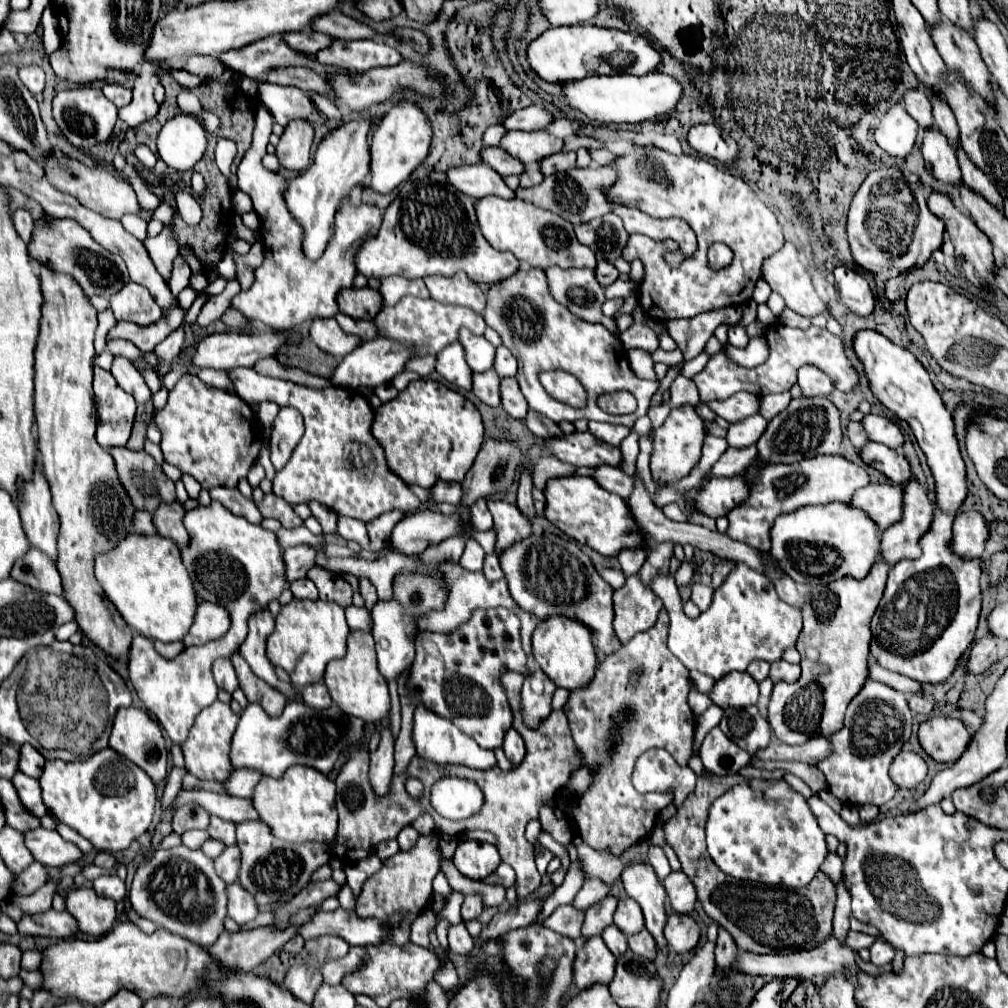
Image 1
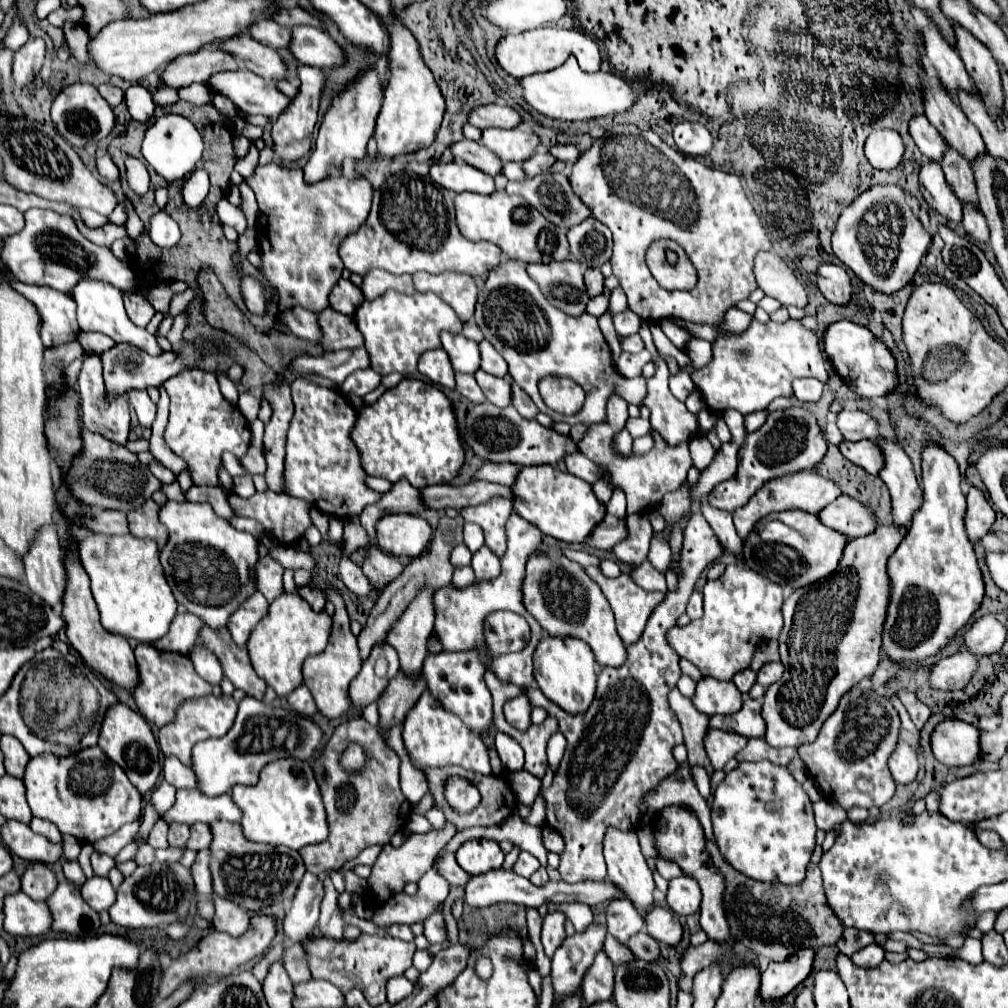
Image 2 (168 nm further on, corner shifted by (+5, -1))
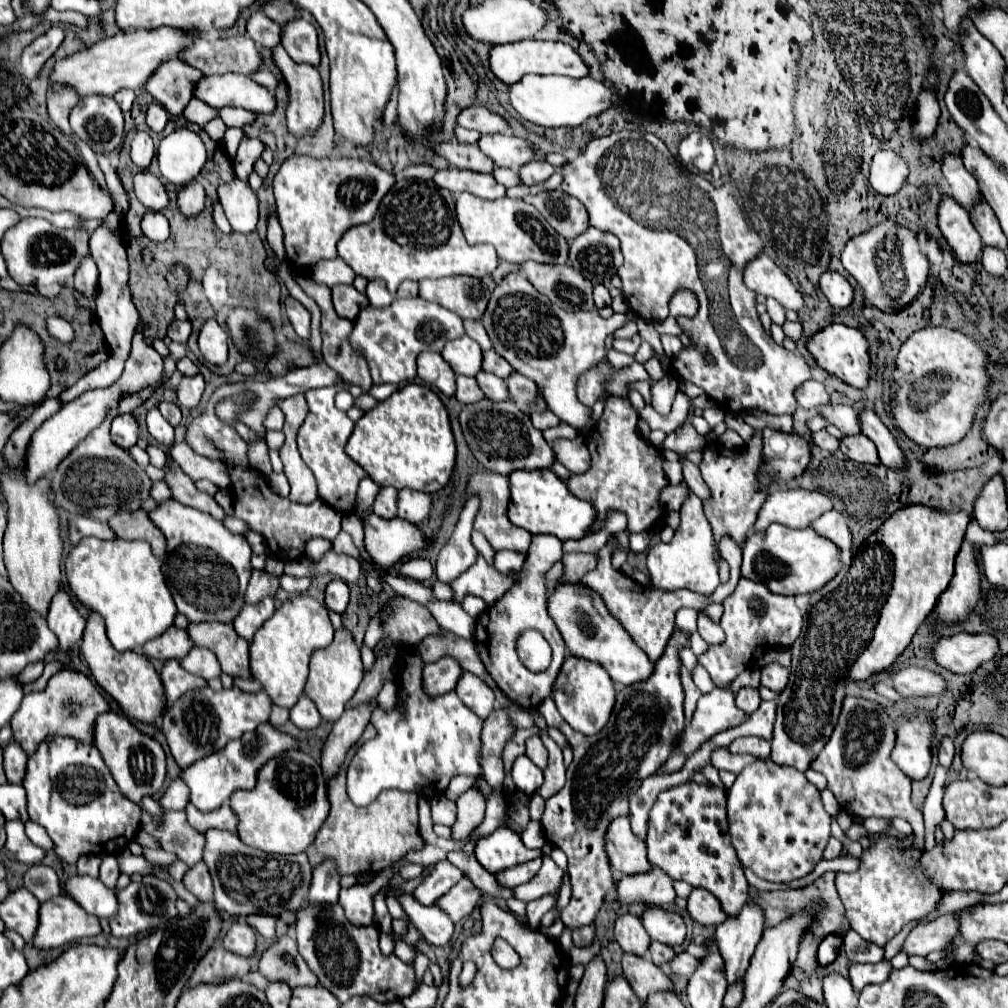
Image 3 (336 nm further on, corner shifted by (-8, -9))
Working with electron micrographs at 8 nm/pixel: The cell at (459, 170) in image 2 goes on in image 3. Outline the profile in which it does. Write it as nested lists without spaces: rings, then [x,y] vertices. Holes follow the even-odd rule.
[[[446,168],[436,172],[434,182],[438,186],[448,188],[450,192],[470,192],[484,200],[498,200],[506,196],[506,188],[494,180],[492,174],[480,174],[474,170],[458,170],[458,168]]]

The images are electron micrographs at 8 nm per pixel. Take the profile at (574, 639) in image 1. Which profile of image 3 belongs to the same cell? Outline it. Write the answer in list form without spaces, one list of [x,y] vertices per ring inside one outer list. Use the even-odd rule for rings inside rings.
[[[568,656],[560,668],[560,674],[554,682],[552,690],[552,700],[556,702],[556,708],[560,716],[578,732],[590,736],[602,730],[602,726],[608,722],[610,710],[614,706],[616,690],[612,684],[612,678],[606,674],[602,666],[596,666],[590,660],[578,658],[578,656]]]

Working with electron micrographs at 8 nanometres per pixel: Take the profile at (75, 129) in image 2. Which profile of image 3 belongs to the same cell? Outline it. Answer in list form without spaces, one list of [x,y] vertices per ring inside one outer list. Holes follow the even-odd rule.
[[[84,96],[70,112],[70,126],[94,154],[108,154],[122,146],[124,116],[116,100],[110,96]]]

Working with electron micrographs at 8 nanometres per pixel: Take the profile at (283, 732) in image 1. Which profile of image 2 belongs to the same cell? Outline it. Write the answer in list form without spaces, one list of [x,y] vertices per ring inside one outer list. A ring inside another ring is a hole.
[[[247,696],[245,700],[239,702],[239,712],[235,718],[235,724],[231,726],[231,730],[221,736],[221,738],[207,738],[203,742],[199,742],[193,748],[193,762],[191,762],[191,770],[195,772],[197,778],[197,790],[205,796],[219,796],[229,792],[235,784],[255,784],[259,778],[261,768],[267,762],[273,762],[277,758],[297,758],[297,760],[307,760],[313,756],[313,752],[317,750],[319,742],[321,742],[321,728],[311,720],[311,718],[301,718],[301,714],[291,712],[291,710],[283,710],[283,708],[273,708],[273,706],[265,706],[263,702]]]

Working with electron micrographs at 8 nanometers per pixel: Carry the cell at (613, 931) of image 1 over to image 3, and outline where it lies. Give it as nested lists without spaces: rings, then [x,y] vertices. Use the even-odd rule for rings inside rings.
[[[624,954],[622,968],[624,978],[628,980],[628,984],[640,1000],[646,1000],[646,996],[654,990],[672,990],[672,980],[668,978],[668,974],[648,958]]]

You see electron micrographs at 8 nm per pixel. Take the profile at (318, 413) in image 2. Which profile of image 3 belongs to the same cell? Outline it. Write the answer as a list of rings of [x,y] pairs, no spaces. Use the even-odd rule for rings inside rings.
[[[330,386],[330,388],[318,388],[318,390],[306,392],[310,412],[298,432],[298,450],[302,460],[312,470],[318,482],[318,498],[344,516],[344,514],[356,514],[356,508],[354,508],[356,492],[358,492],[360,480],[366,478],[366,472],[344,450],[354,430],[354,422],[348,418],[346,412],[334,406],[334,396],[338,390],[340,386]]]

